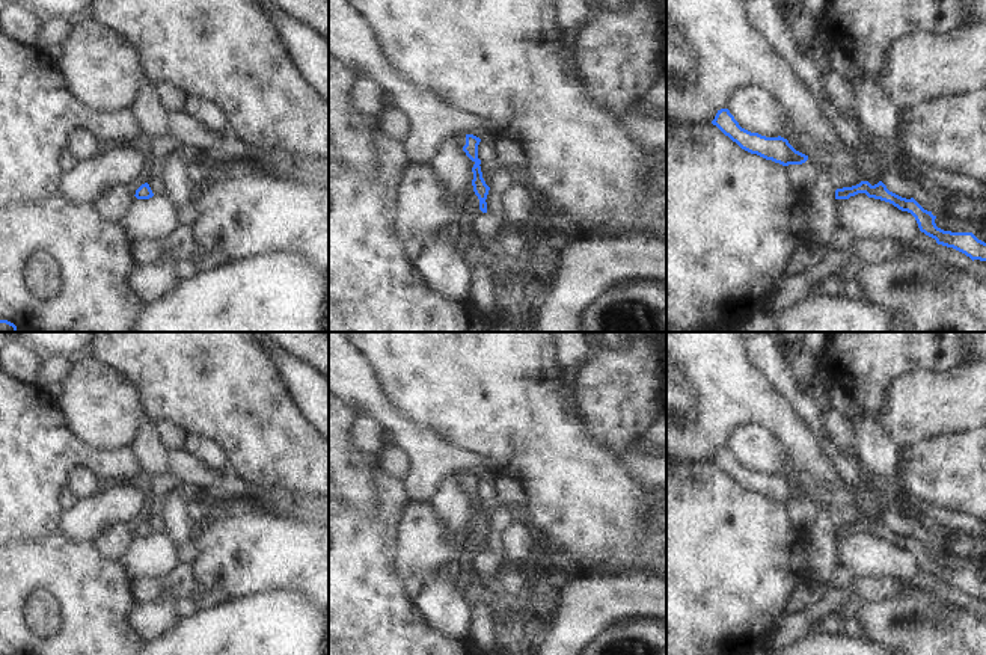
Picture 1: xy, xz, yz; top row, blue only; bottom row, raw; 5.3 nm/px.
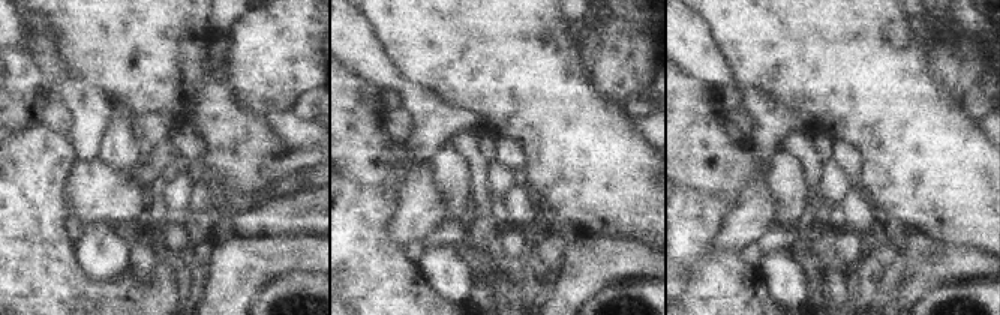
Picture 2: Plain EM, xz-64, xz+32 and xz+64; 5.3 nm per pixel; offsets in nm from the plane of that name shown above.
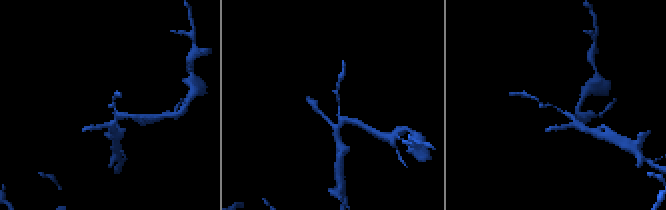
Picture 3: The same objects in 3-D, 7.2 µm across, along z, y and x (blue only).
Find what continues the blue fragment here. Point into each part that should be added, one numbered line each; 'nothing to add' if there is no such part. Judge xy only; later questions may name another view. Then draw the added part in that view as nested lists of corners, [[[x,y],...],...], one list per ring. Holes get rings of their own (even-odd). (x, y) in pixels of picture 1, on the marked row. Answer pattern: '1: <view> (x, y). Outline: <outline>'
nothing to add

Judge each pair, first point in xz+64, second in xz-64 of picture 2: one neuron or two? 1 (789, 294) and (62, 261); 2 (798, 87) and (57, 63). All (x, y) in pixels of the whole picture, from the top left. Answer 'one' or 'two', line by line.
1: two
2: two

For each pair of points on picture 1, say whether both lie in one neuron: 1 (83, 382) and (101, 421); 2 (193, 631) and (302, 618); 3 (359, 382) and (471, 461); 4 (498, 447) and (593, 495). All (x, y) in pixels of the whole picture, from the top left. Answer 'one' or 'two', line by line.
1: one
2: one
3: one
4: one

